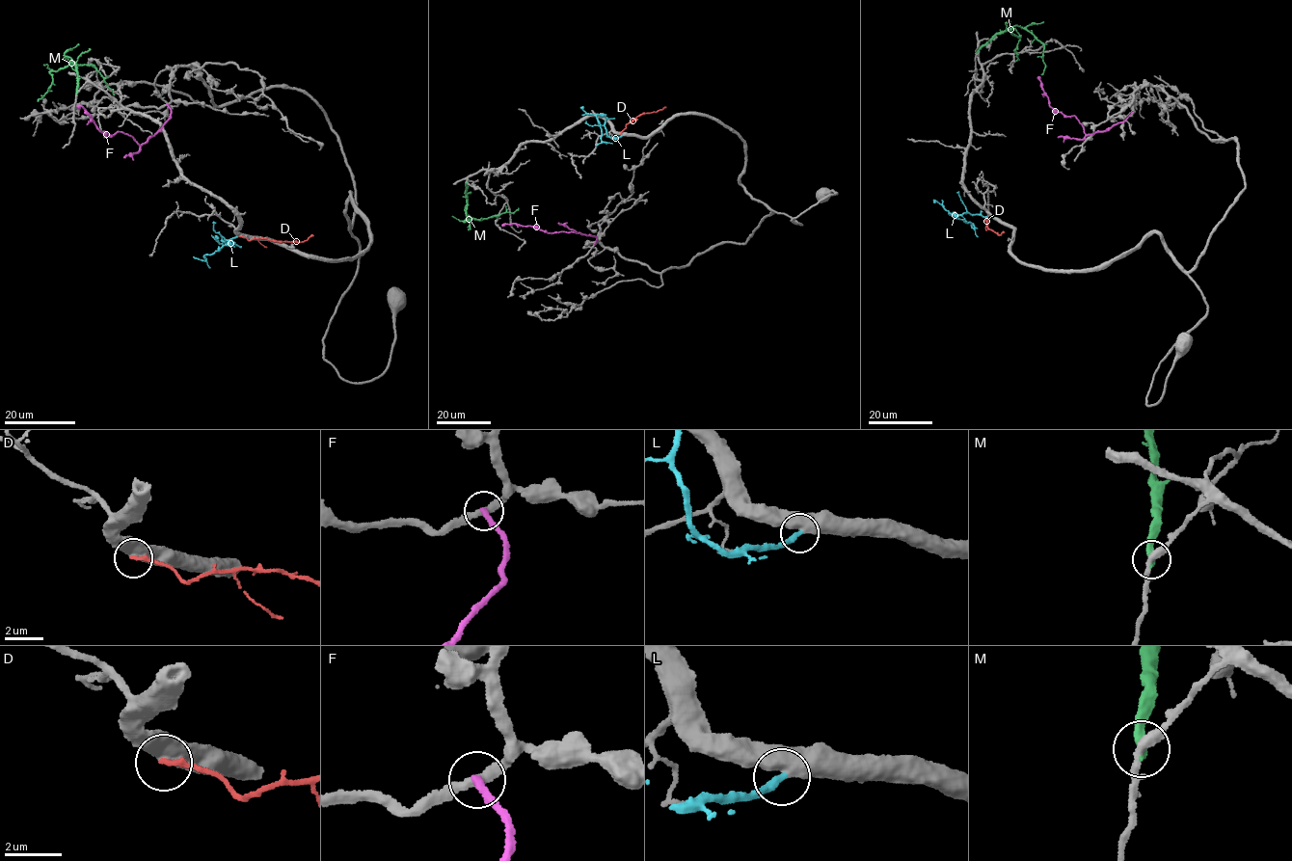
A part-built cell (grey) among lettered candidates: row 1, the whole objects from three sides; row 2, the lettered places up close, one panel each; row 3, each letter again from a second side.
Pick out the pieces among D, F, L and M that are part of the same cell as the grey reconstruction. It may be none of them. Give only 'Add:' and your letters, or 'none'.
Add: L

